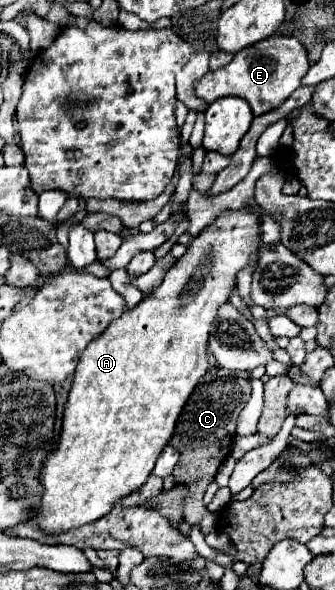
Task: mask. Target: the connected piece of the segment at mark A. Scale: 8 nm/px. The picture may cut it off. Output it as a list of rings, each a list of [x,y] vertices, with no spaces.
[[[243,205],[243,209],[239,207],[239,209],[227,209],[227,211],[223,211],[211,225],[207,225],[207,229],[203,229],[197,237],[193,237],[193,241],[189,243],[185,255],[181,259],[177,259],[175,265],[165,273],[163,283],[157,289],[153,289],[151,293],[147,293],[141,299],[139,305],[135,305],[133,309],[127,309],[119,319],[111,321],[111,325],[107,325],[107,329],[101,335],[97,335],[87,345],[87,349],[83,351],[83,355],[79,359],[79,365],[75,369],[75,379],[73,379],[73,385],[71,385],[71,391],[69,391],[69,399],[67,399],[67,405],[65,405],[63,431],[61,431],[59,447],[47,459],[47,463],[45,463],[43,471],[41,471],[41,477],[39,477],[41,485],[43,485],[43,501],[37,507],[37,511],[35,511],[35,523],[39,525],[41,531],[45,531],[45,533],[59,533],[59,531],[69,531],[69,529],[93,523],[99,517],[107,515],[111,511],[111,507],[121,497],[125,497],[125,493],[133,493],[135,489],[139,489],[147,481],[147,477],[151,475],[151,471],[155,467],[157,455],[169,443],[169,439],[173,435],[173,429],[175,429],[175,423],[177,423],[177,417],[179,417],[183,405],[187,403],[187,399],[193,393],[193,389],[199,383],[199,379],[207,373],[207,367],[209,367],[209,361],[207,361],[207,339],[209,339],[211,325],[217,319],[219,307],[225,305],[225,303],[229,303],[229,297],[231,297],[231,293],[235,289],[237,273],[251,265],[251,257],[259,259],[259,245],[261,245],[261,239],[259,239],[261,237],[261,229],[259,227],[261,227],[259,211],[257,209],[249,209],[249,205]]]

